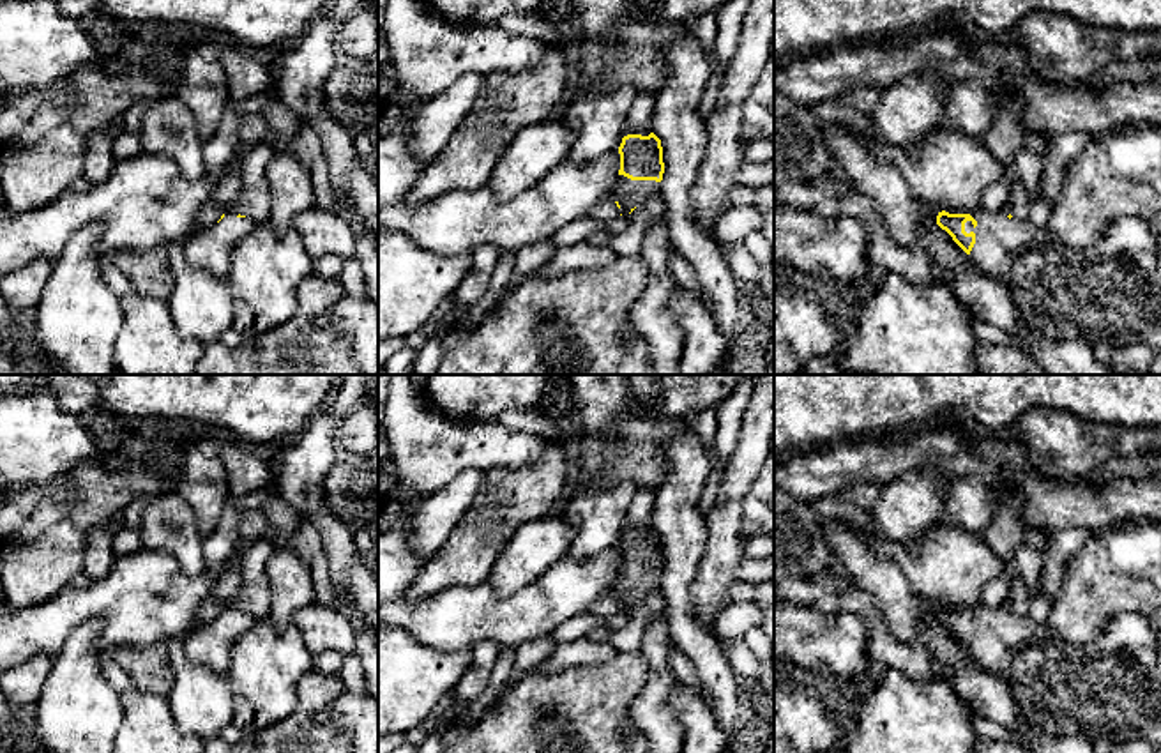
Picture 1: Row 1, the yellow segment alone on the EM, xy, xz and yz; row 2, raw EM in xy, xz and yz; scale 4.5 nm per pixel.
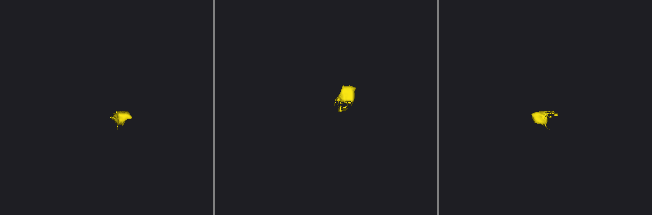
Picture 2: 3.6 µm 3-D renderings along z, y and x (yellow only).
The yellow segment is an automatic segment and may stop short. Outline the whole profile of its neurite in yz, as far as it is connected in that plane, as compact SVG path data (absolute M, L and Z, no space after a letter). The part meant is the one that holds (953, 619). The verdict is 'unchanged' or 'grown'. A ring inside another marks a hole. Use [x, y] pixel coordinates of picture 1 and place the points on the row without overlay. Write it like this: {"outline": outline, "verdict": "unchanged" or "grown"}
{"outline": "M977 605L970 610L938 608L937 620L970 652L974 663L988 672L1007 677L1016 654L1028 643L1055 640L1057 629L1039 624L1028 615L1014 615L1005 608Z", "verdict": "grown"}

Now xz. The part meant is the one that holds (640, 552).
{"outline": "M650 529L649 532L627 530L618 543L620 566L608 594L615 594L620 612L629 610L659 590L664 559L661 536Z", "verdict": "grown"}

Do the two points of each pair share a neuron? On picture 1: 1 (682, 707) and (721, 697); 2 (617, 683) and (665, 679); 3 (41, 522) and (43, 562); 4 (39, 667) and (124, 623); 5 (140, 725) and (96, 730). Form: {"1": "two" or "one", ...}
{"1": "two", "2": "two", "3": "two", "4": "two", "5": "two"}

